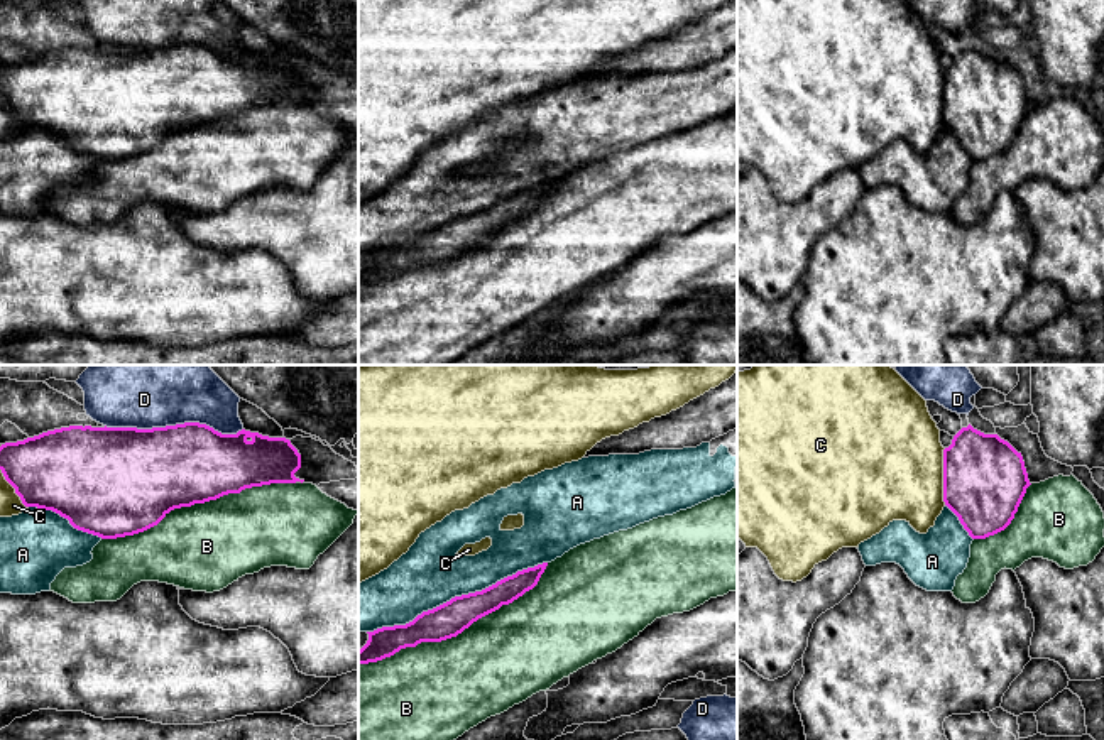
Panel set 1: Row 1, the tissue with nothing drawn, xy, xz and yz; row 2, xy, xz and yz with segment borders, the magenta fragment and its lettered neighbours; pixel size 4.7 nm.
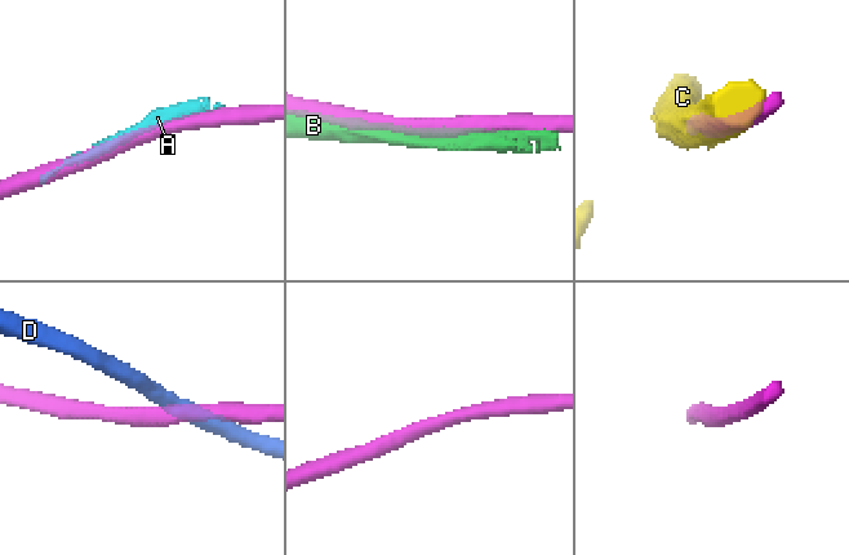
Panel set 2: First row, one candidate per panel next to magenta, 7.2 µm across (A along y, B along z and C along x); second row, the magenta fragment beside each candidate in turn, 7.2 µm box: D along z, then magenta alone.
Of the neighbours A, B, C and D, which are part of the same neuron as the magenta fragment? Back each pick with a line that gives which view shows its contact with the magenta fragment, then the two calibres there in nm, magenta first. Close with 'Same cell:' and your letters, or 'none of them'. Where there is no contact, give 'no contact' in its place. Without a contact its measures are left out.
Same cell: none of them

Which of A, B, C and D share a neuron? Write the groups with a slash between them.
A / B / C / D

